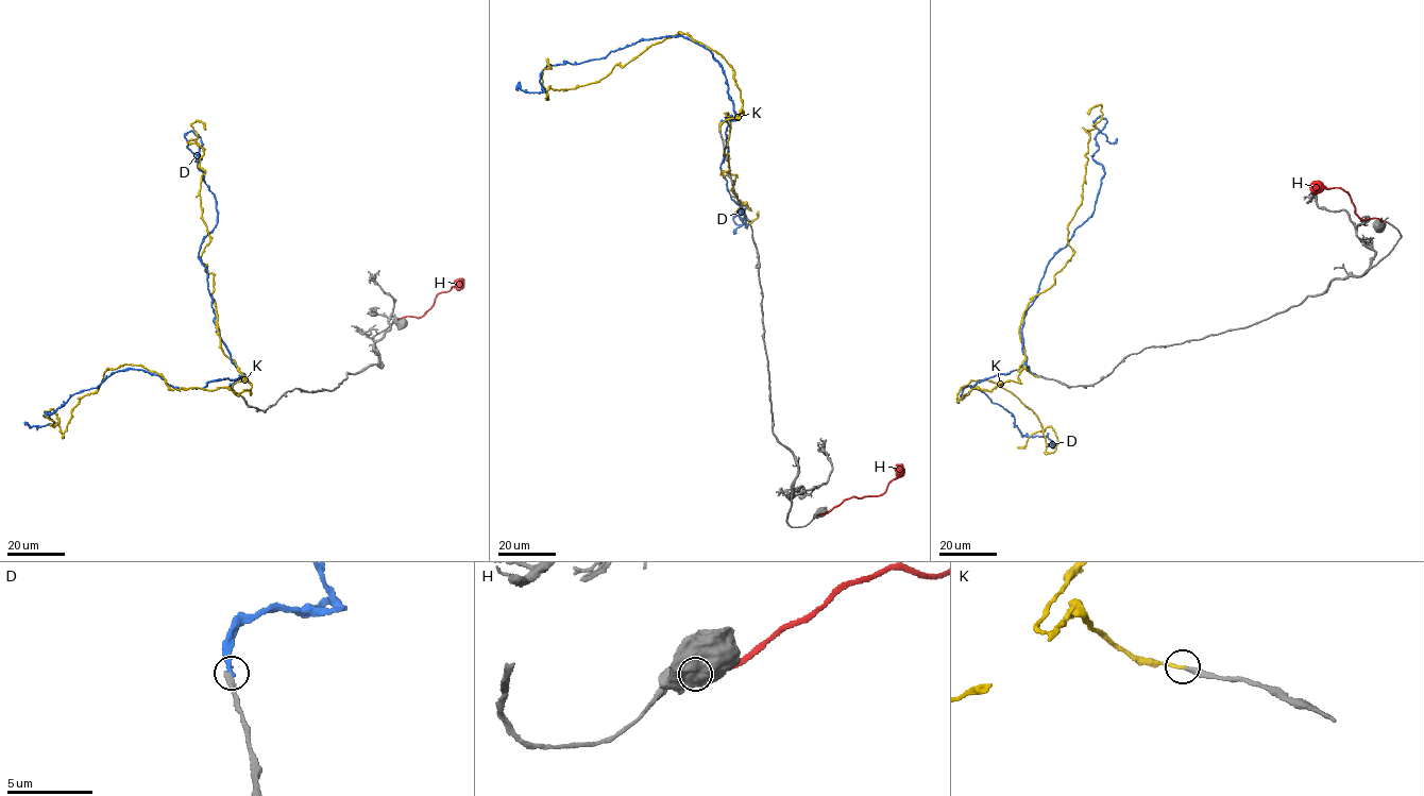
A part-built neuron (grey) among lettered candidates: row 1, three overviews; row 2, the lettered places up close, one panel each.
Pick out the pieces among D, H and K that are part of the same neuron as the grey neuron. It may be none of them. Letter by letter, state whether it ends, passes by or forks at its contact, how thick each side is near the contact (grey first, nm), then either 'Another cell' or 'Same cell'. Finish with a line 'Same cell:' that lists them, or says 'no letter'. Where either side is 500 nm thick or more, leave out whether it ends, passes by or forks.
D: It ends there. Thickness 300 nm (grey) against 280 nm. Another cell
H: Thickness 900 nm (grey) against 340 nm. Another cell
K: It ends there. Thickness 280 nm (grey) against 240 nm. Same cell
Same cell: K

